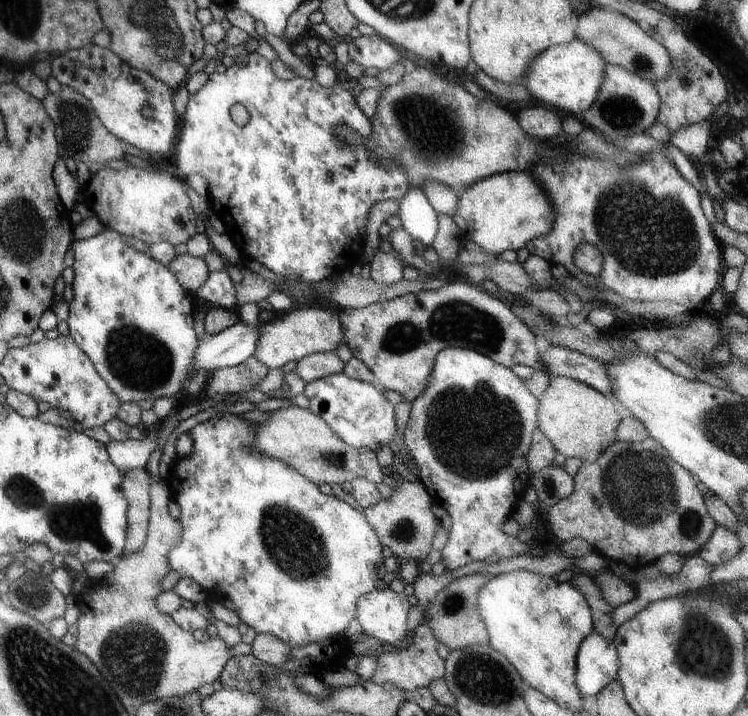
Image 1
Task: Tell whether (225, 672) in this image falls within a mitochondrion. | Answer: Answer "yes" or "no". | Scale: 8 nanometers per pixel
no

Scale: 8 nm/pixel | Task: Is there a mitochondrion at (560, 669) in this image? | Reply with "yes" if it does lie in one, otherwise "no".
no

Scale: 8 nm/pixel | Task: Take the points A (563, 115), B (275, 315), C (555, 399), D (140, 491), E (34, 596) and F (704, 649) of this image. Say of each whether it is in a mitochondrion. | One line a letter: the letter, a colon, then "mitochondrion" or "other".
A: other
B: other
C: other
D: other
E: mitochondrion
F: mitochondrion

